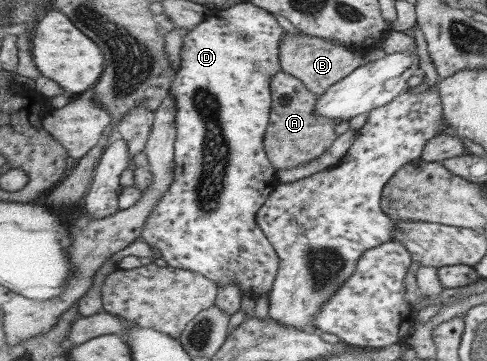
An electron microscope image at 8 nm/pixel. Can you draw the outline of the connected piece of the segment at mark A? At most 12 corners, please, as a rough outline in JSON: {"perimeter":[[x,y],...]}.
{"perimeter":[[284,71],[266,151],[278,170],[323,156],[337,122],[317,117],[319,95]]}

